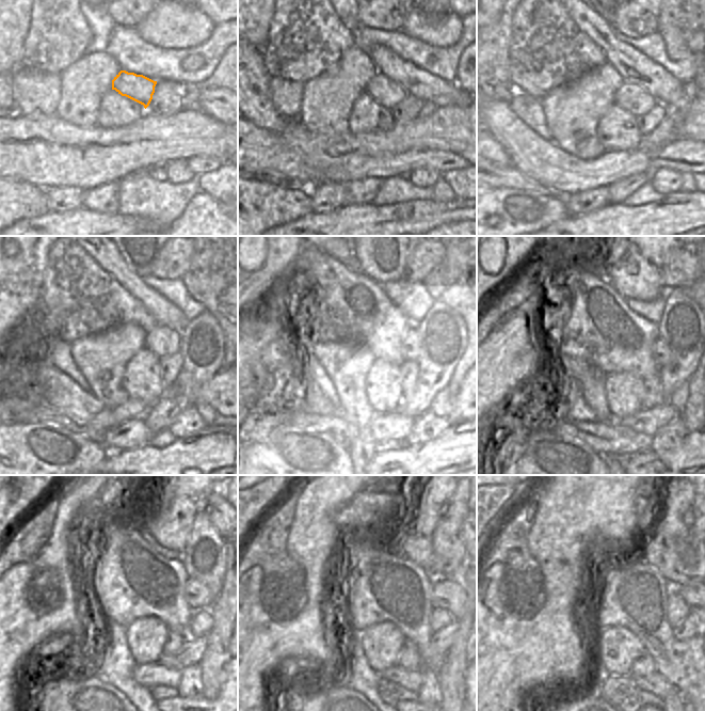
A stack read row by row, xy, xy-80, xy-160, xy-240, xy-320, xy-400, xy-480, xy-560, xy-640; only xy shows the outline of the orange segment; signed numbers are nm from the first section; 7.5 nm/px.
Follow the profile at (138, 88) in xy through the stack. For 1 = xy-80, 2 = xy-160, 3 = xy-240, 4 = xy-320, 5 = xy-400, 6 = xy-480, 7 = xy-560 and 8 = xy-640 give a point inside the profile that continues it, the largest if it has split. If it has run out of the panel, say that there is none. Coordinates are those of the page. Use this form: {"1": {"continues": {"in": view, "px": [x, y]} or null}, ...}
{"1": {"continues": {"in": "xy-80", "px": [387, 93]}}, "2": {"continues": {"in": "xy-160", "px": [633, 98]}}, "3": {"continues": {"in": "xy-240", "px": [162, 341]}}, "4": {"continues": {"in": "xy-320", "px": [411, 345]}}, "5": {"continues": {"in": "xy-400", "px": [661, 352]}}, "6": {"continues": {"in": "xy-480", "px": [197, 596]}}, "7": {"continues": {"in": "xy-560", "px": [448, 594]}}, "8": {"continues": {"in": "xy-640", "px": [693, 595]}}}

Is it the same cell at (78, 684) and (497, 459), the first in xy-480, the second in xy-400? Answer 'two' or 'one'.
one

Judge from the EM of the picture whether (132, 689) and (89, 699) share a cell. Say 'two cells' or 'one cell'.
two cells

